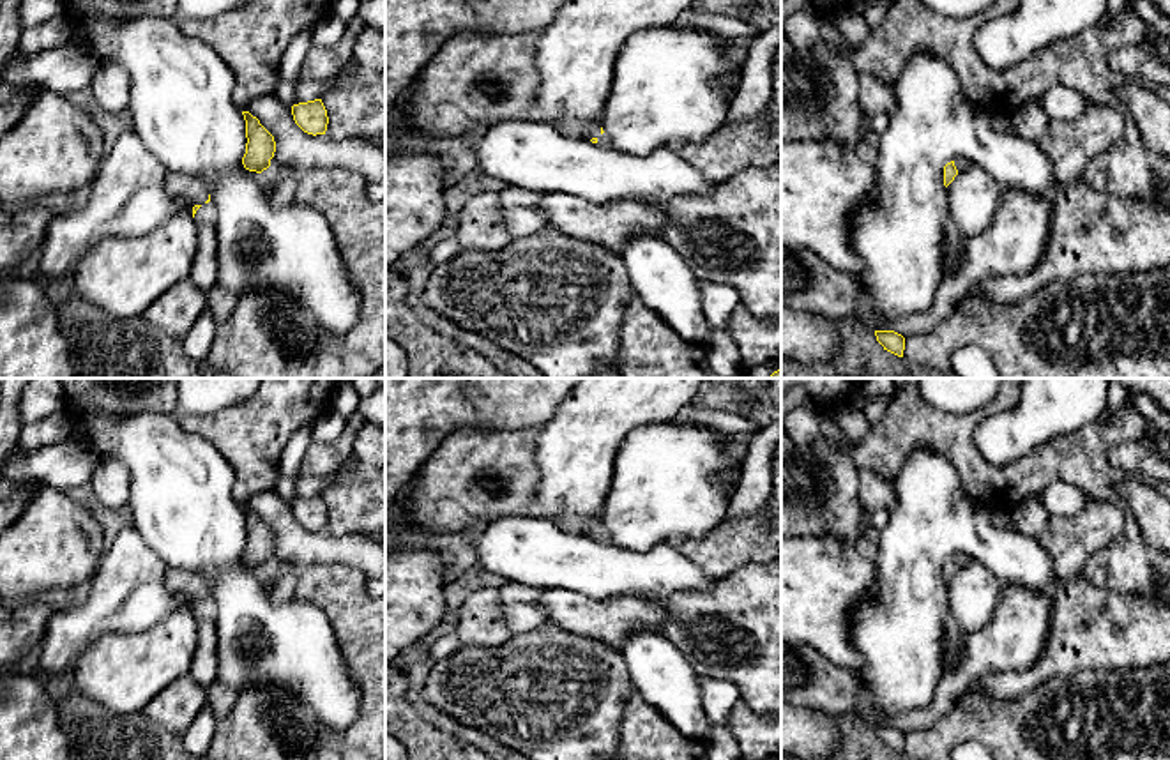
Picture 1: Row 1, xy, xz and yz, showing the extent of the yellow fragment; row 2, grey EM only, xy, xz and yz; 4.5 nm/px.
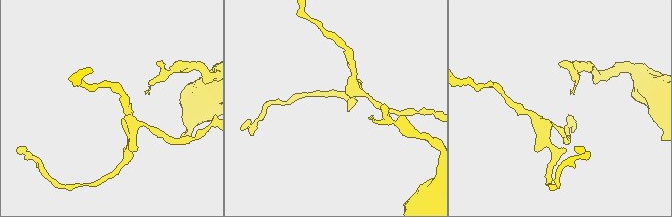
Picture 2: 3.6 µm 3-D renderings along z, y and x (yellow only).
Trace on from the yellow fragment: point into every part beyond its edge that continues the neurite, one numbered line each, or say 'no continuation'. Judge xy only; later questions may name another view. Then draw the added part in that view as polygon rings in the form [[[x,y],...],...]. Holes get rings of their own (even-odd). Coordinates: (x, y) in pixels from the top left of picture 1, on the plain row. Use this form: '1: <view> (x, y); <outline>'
1: xy (193, 587); [[[168,569],[164,580],[170,590],[191,601],[203,601],[209,596],[209,583],[203,578],[187,571]]]

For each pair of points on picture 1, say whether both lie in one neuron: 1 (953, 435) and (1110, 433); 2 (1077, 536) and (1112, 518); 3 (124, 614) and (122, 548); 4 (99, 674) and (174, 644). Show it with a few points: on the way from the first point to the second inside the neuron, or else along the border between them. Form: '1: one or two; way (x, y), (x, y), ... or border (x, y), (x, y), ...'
1: one; way (988, 474), (1031, 474), (1050, 462), (1070, 458)
2: one; way (1086, 532), (1103, 524)
3: one; way (128, 598), (128, 564)
4: one; way (117, 672), (126, 672), (156, 656)

